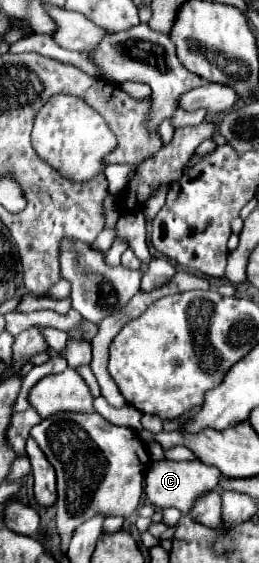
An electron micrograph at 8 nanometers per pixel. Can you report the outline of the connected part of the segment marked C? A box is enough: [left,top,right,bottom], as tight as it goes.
[145,459,221,513]

